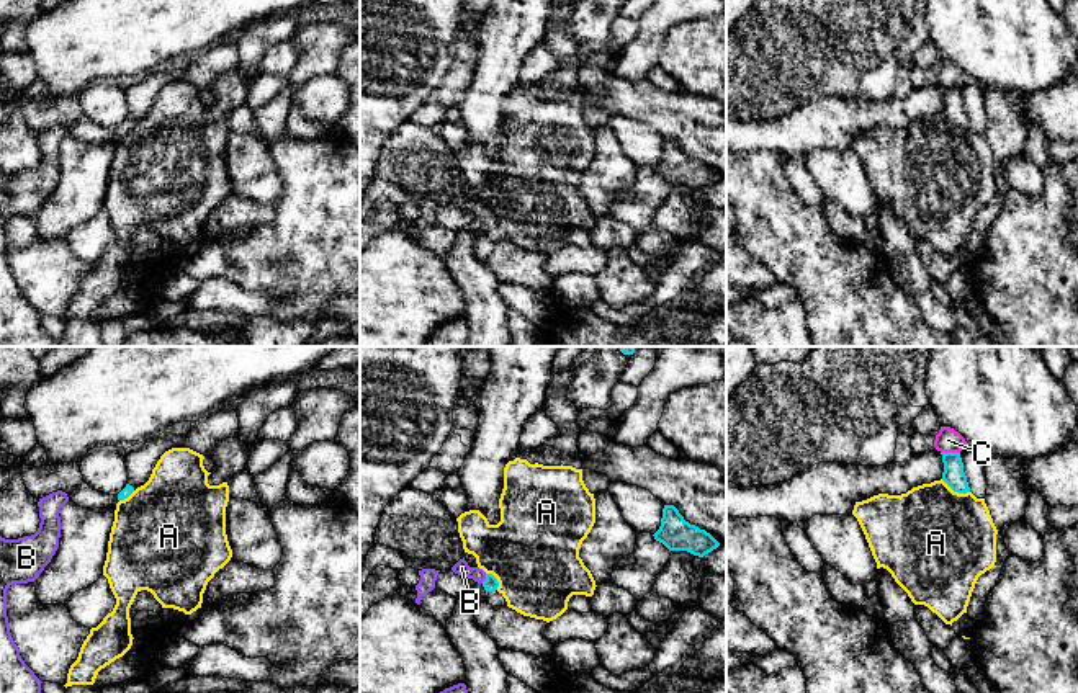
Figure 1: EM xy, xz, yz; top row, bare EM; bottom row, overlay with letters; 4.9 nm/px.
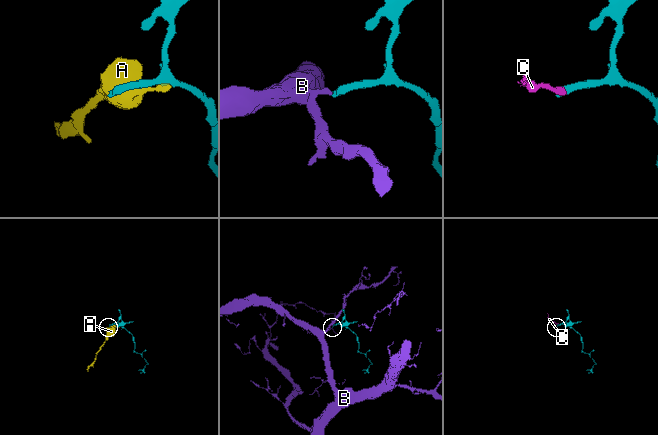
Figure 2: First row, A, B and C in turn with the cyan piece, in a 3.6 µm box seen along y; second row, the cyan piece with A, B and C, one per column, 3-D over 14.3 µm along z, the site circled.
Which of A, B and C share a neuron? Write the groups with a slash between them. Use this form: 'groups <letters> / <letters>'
groups A / B / C

